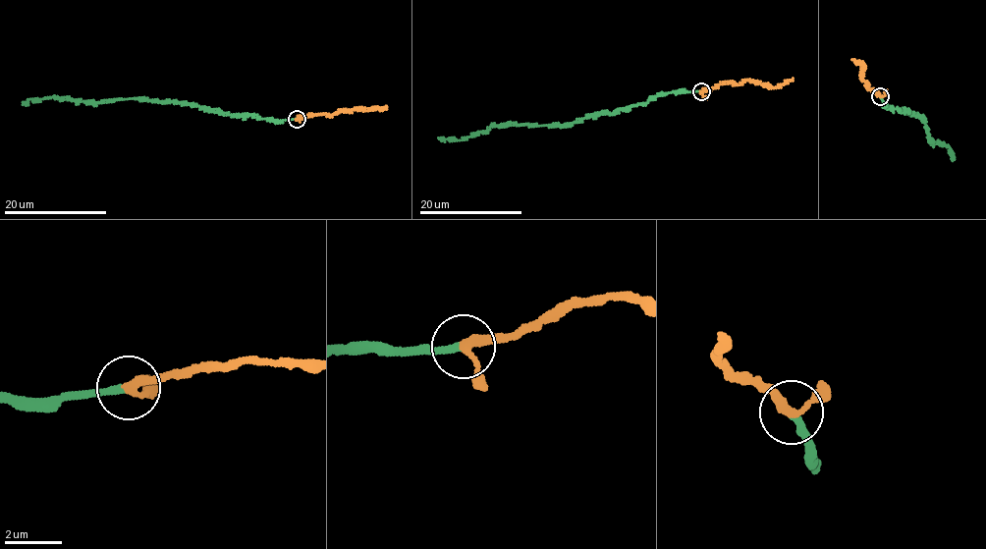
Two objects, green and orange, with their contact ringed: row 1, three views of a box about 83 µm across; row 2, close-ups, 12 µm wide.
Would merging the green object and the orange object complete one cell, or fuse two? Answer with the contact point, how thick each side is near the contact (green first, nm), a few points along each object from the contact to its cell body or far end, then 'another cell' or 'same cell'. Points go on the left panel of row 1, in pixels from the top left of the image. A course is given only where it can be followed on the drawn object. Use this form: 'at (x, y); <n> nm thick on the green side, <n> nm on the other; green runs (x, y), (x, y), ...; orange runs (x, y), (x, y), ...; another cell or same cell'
at (297, 119); 240 nm thick on the green side, 280 nm on the other; green runs (296, 119), (259, 120), (178, 102), (146, 99), (85, 103), (43, 98), (22, 104); orange runs (296, 119), (336, 114), (339, 110), (387, 106); same cell

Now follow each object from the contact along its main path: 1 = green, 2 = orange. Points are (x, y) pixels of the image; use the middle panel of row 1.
1: (701, 91), (659, 94), (642, 104), (590, 115), (575, 123), (489, 126), (485, 132), (461, 139), (438, 137)
2: (701, 91), (722, 83), (752, 80), (772, 86), (781, 85), (793, 79)

